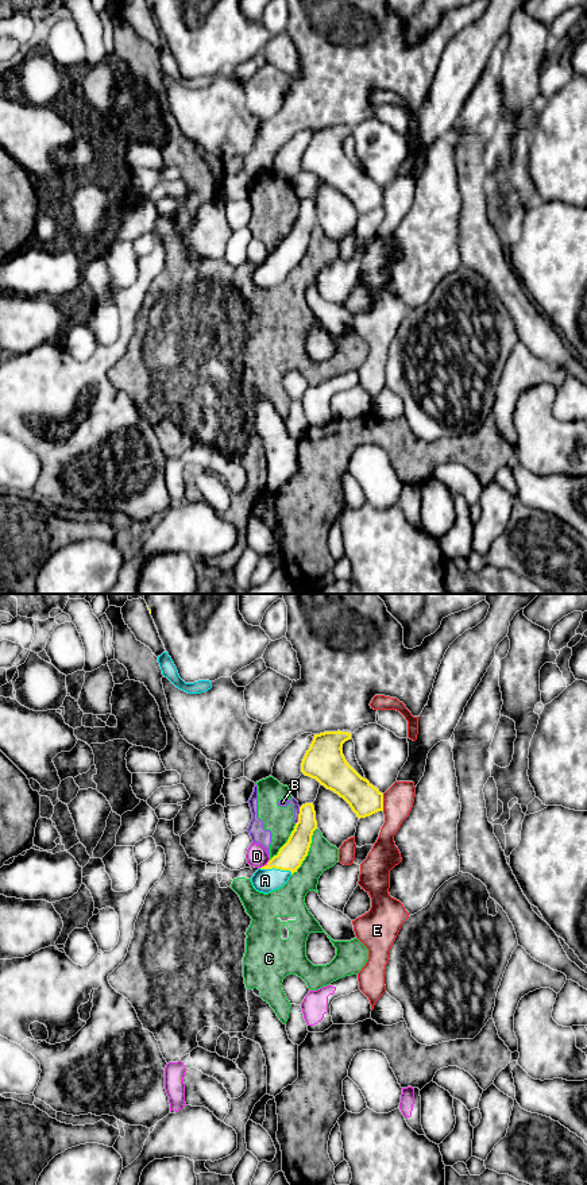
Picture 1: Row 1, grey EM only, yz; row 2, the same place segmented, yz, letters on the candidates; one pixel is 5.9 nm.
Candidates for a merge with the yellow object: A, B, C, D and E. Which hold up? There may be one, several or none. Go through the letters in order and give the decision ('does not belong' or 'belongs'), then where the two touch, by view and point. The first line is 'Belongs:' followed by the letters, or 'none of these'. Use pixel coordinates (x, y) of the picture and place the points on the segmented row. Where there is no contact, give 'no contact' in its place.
Belongs: none of these
A: does not belong | yz (275, 868)
B: does not belong | yz (298, 815)
C: does not belong | yz (308, 850)
D: does not belong | yz (265, 865)
E: does not belong | yz (382, 802)

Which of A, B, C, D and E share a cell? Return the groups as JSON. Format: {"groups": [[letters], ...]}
{"groups": [["A"], ["B", "C"], ["D"], ["E"]]}

